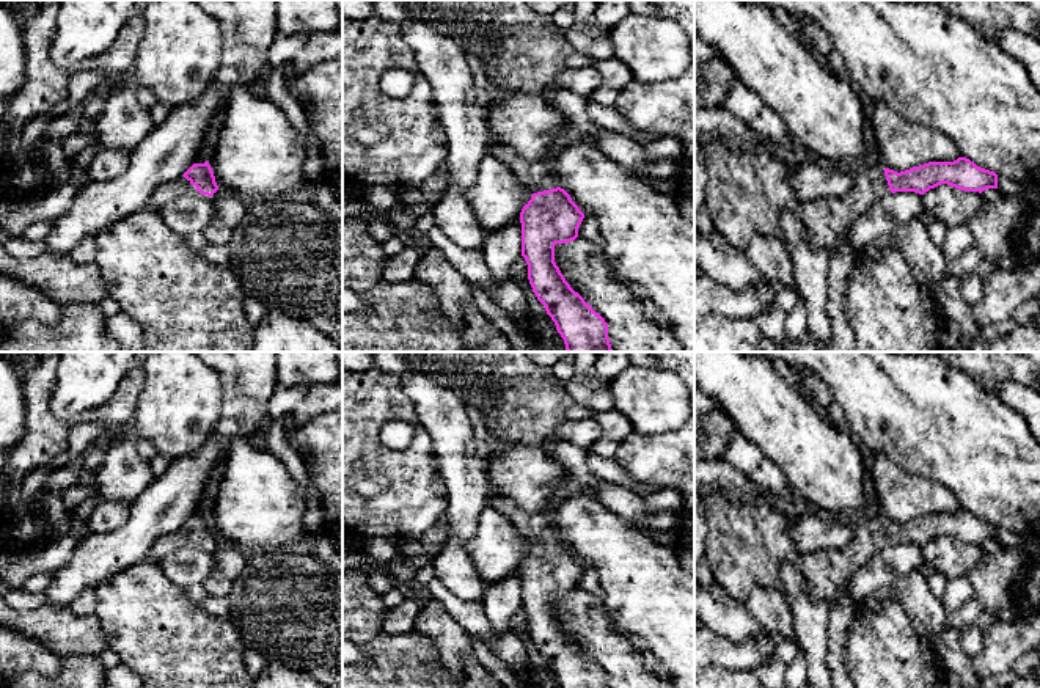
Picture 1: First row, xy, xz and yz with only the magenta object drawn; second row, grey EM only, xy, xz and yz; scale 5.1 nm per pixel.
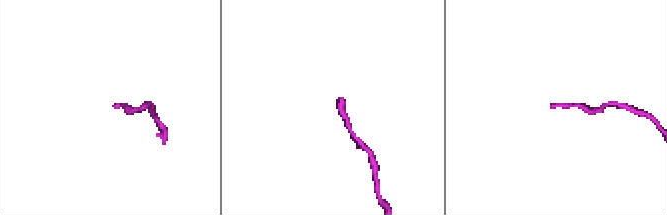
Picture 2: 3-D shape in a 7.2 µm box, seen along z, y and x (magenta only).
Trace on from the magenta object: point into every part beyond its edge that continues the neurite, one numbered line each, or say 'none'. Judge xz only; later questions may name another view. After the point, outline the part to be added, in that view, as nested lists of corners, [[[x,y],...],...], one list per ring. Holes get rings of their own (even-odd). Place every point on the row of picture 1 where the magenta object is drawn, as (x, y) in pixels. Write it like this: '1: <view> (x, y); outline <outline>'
1: xz (536, 176); outline [[[487,138],[485,151],[487,156],[496,157],[500,162],[503,162],[514,173],[515,179],[529,190],[531,195],[561,187],[550,159],[525,162],[504,143],[496,143],[490,138]]]

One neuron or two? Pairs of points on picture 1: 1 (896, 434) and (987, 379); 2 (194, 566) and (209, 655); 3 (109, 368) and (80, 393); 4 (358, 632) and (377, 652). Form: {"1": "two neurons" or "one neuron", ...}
{"1": "two neurons", "2": "two neurons", "3": "one neuron", "4": "two neurons"}

